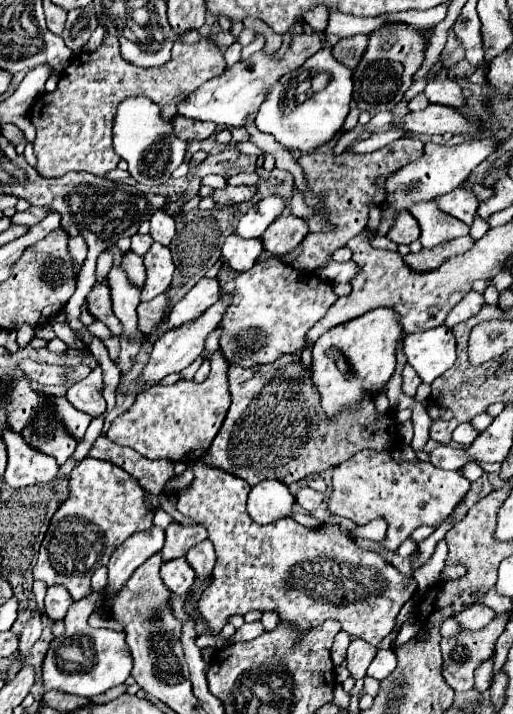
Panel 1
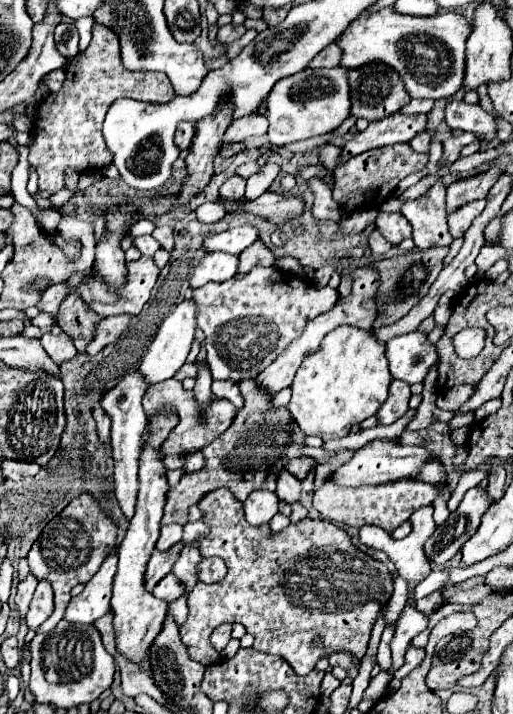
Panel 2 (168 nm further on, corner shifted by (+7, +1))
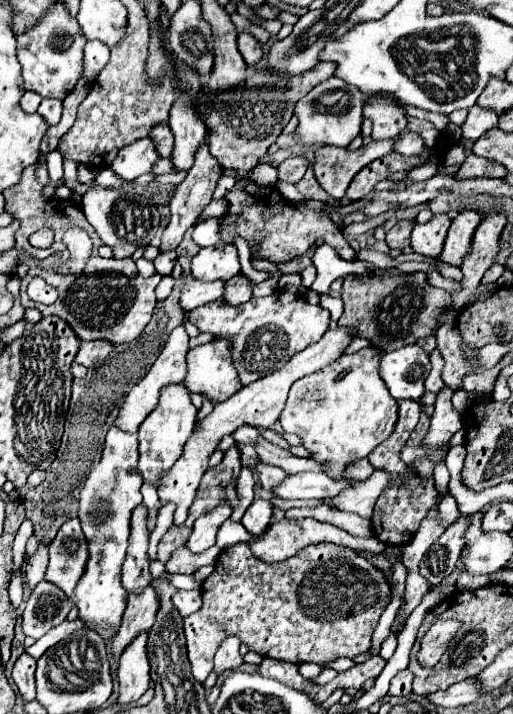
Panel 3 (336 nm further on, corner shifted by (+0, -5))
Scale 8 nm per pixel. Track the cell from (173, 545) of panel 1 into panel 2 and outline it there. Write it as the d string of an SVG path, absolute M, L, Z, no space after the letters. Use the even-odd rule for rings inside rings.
M180 542L174 548L170 548L168 552L154 552L152 554L152 558L146 564L146 572L144 572L144 584L146 584L148 592L152 592L154 586L172 570L172 566L178 558L178 552L180 552Z

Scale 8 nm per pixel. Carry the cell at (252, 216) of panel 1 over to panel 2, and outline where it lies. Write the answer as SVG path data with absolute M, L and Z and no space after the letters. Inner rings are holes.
M244 224L240 228L232 228L220 234L212 234L204 240L202 248L204 252L226 252L226 254L240 254L244 248L248 248L258 238L258 230Z

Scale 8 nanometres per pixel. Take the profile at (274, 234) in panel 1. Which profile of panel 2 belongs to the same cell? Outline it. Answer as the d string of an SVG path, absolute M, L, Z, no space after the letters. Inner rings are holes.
M256 240L244 254L238 256L238 274L248 274L254 266L272 266L274 264L274 254L264 246L262 240Z

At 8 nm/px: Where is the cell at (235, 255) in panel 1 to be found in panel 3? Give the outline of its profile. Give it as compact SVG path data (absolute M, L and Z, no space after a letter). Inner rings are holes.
M189 280L183 286L183 294L181 294L181 308L185 312L195 310L197 306L203 306L207 302L213 302L217 298L221 298L225 292L225 282L223 280L211 280L207 284L203 284L201 280Z

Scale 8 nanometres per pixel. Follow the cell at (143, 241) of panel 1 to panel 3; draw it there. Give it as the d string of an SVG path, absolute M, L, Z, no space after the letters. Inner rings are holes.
M171 250L171 252L159 252L159 256L153 260L153 264L155 264L155 270L159 274L171 274L175 260L177 260L177 252L175 250Z

